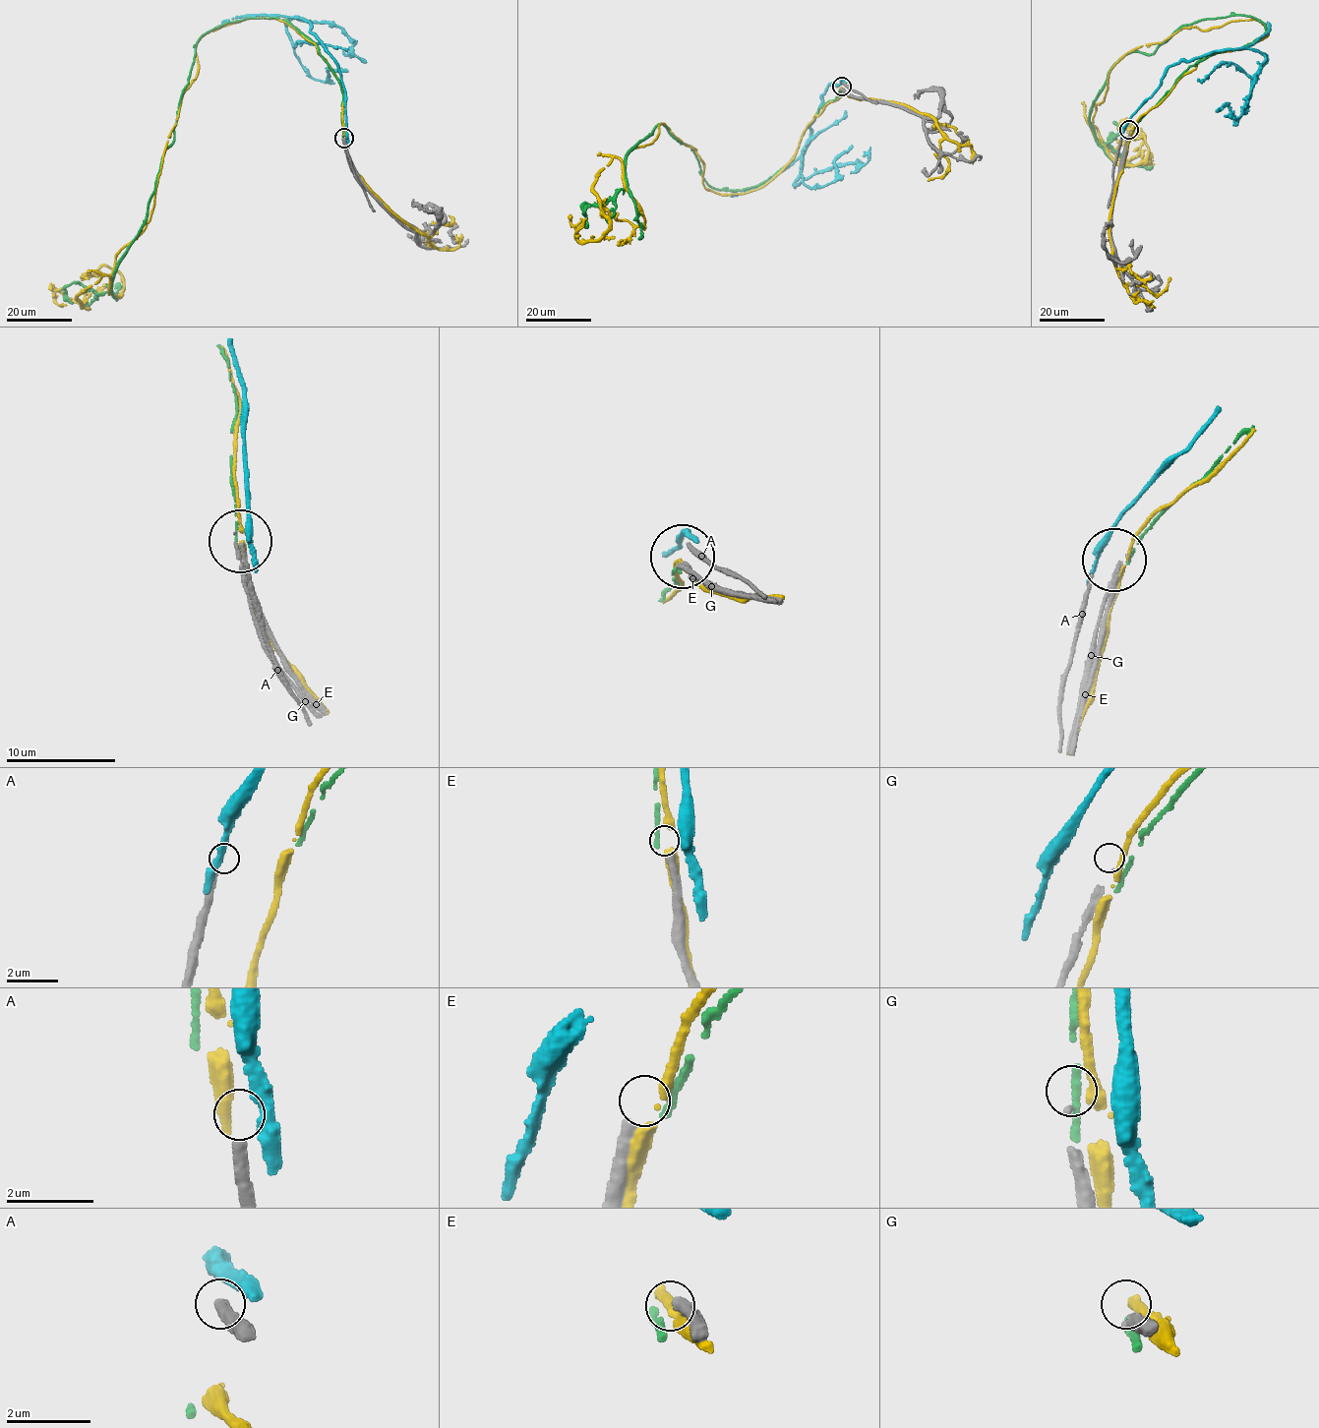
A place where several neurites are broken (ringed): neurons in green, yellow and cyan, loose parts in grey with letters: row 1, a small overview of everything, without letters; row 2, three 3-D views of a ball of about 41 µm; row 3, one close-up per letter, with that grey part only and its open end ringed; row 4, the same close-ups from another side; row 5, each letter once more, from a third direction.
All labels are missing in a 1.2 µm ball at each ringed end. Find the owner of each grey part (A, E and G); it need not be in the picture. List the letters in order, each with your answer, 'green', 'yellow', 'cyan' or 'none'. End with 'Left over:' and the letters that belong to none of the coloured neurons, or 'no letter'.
A: none
E: none
G: none
Left over: A, E, G

